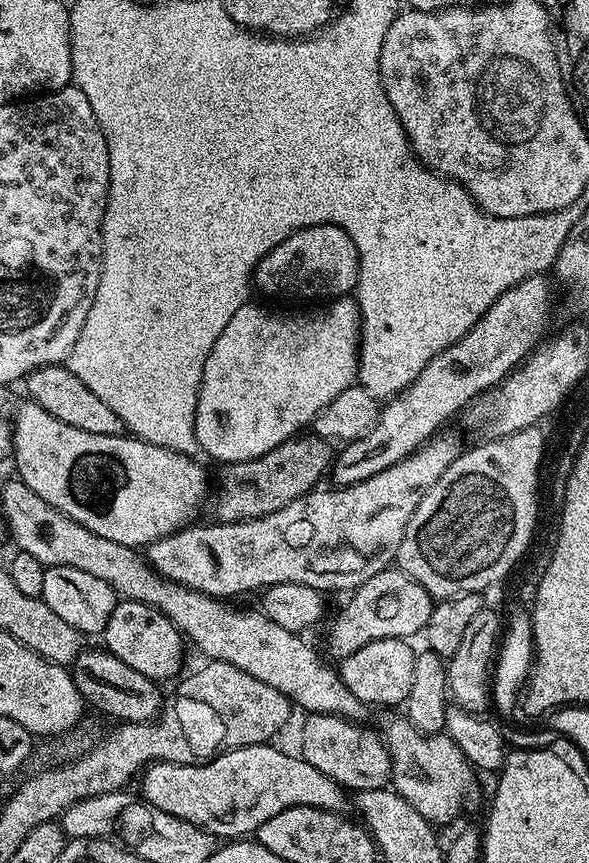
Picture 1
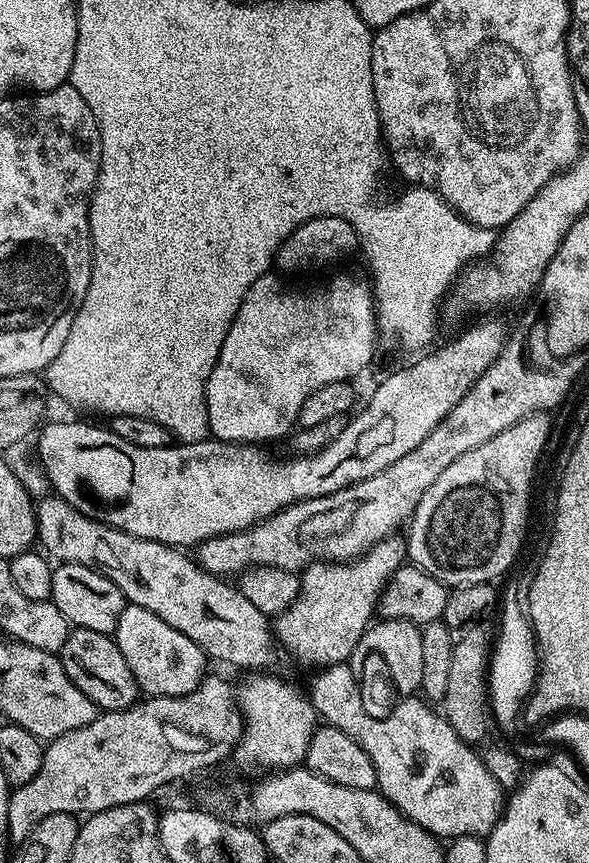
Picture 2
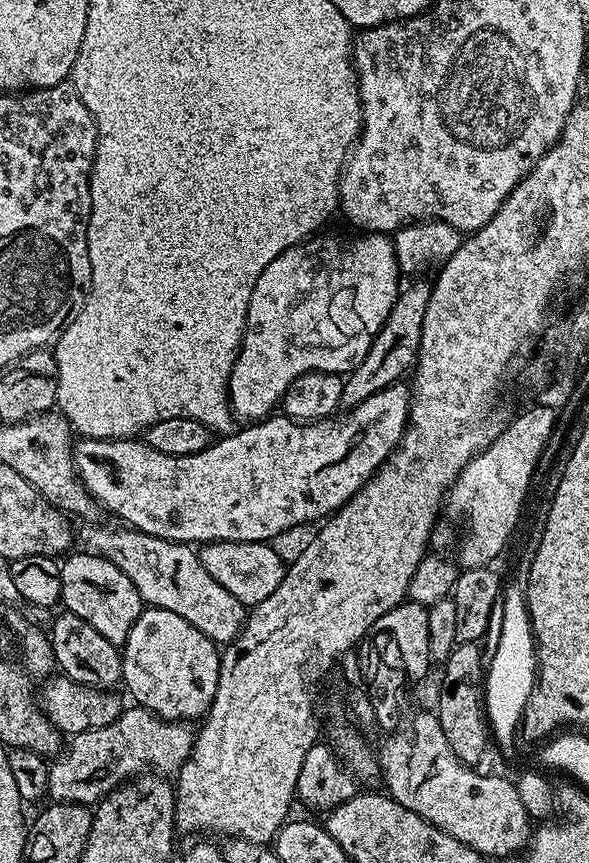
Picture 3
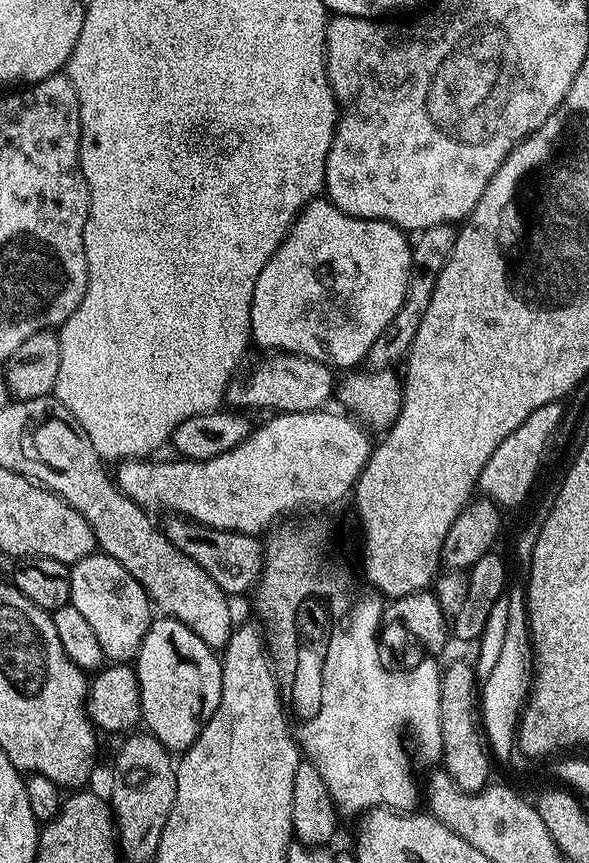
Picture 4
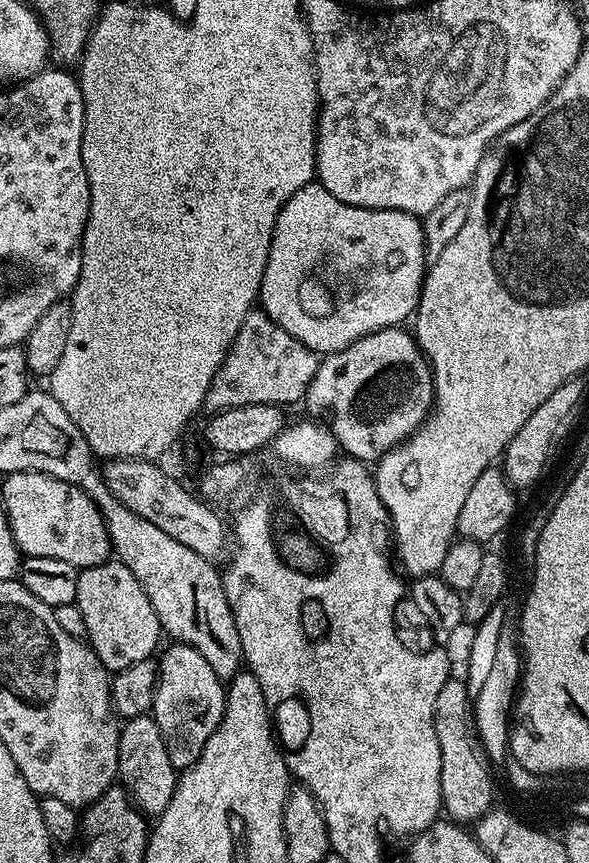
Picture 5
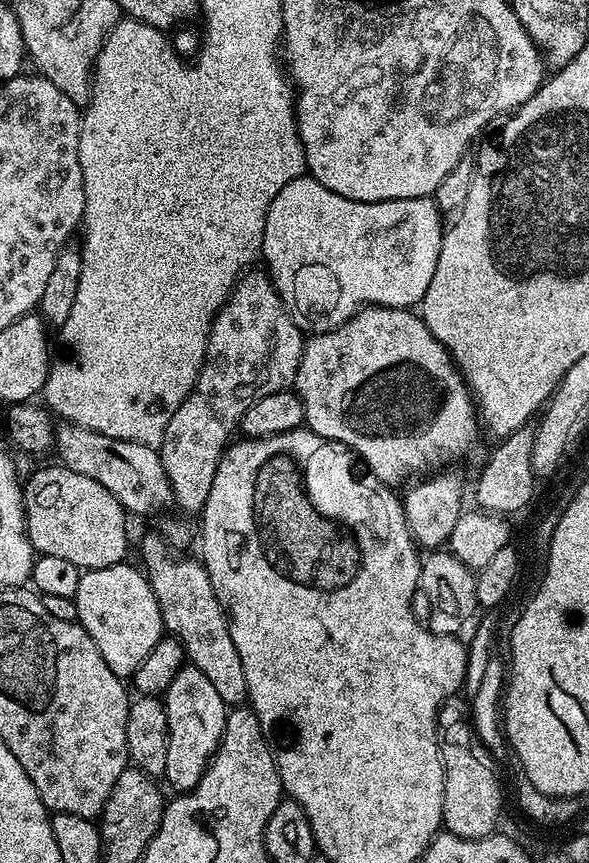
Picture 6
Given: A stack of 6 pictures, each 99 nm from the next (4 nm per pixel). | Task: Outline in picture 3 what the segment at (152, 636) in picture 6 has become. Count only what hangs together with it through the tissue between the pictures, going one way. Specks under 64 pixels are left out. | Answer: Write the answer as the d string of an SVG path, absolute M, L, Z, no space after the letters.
M87 550L79 551L73 551L67 557L69 560L60 564L62 574L60 599L63 607L82 618L87 625L94 626L107 641L122 646L134 622L138 622L142 611L138 590L134 590L134 582L130 582L130 578L126 578L126 574L122 574L122 570L114 566L114 562L101 556L93 556Z

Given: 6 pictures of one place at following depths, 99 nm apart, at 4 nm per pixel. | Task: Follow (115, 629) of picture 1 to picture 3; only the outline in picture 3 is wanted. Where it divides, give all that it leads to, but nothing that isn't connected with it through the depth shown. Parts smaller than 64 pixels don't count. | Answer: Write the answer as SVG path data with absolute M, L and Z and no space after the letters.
M151 606L145 607L140 613L138 622L134 622L134 626L130 630L130 634L126 638L126 642L122 645L121 670L123 687L128 687L128 692L133 696L135 703L139 707L150 710L155 716L160 716L164 720L179 720L181 722L199 721L207 716L208 707L214 702L214 694L218 690L218 674L220 673L220 654L221 649L210 638L206 638L206 634L202 634L202 630L198 630L198 626L190 626L190 622L186 622L186 618L173 614L171 610L162 610Z

